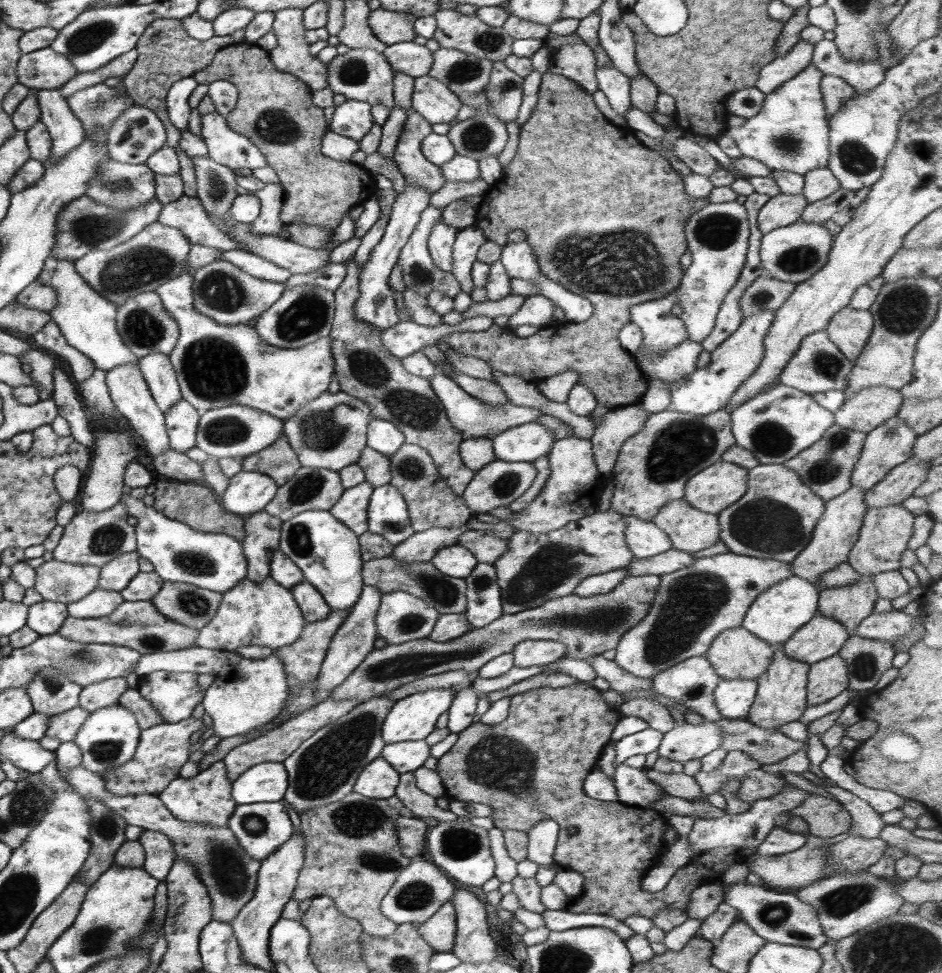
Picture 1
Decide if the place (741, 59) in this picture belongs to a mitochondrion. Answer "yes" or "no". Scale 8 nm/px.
no

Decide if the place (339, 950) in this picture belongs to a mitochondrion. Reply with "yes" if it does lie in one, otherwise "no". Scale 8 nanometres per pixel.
yes

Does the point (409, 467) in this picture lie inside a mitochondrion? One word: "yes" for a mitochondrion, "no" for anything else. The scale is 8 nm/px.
yes

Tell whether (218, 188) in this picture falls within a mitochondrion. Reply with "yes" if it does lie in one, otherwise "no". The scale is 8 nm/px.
yes

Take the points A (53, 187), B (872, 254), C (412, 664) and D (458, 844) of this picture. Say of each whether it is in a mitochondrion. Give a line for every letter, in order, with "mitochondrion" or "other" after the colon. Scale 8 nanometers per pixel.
A: other
B: other
C: mitochondrion
D: mitochondrion

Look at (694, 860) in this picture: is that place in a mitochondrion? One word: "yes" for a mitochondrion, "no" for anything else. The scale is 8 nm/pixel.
no

